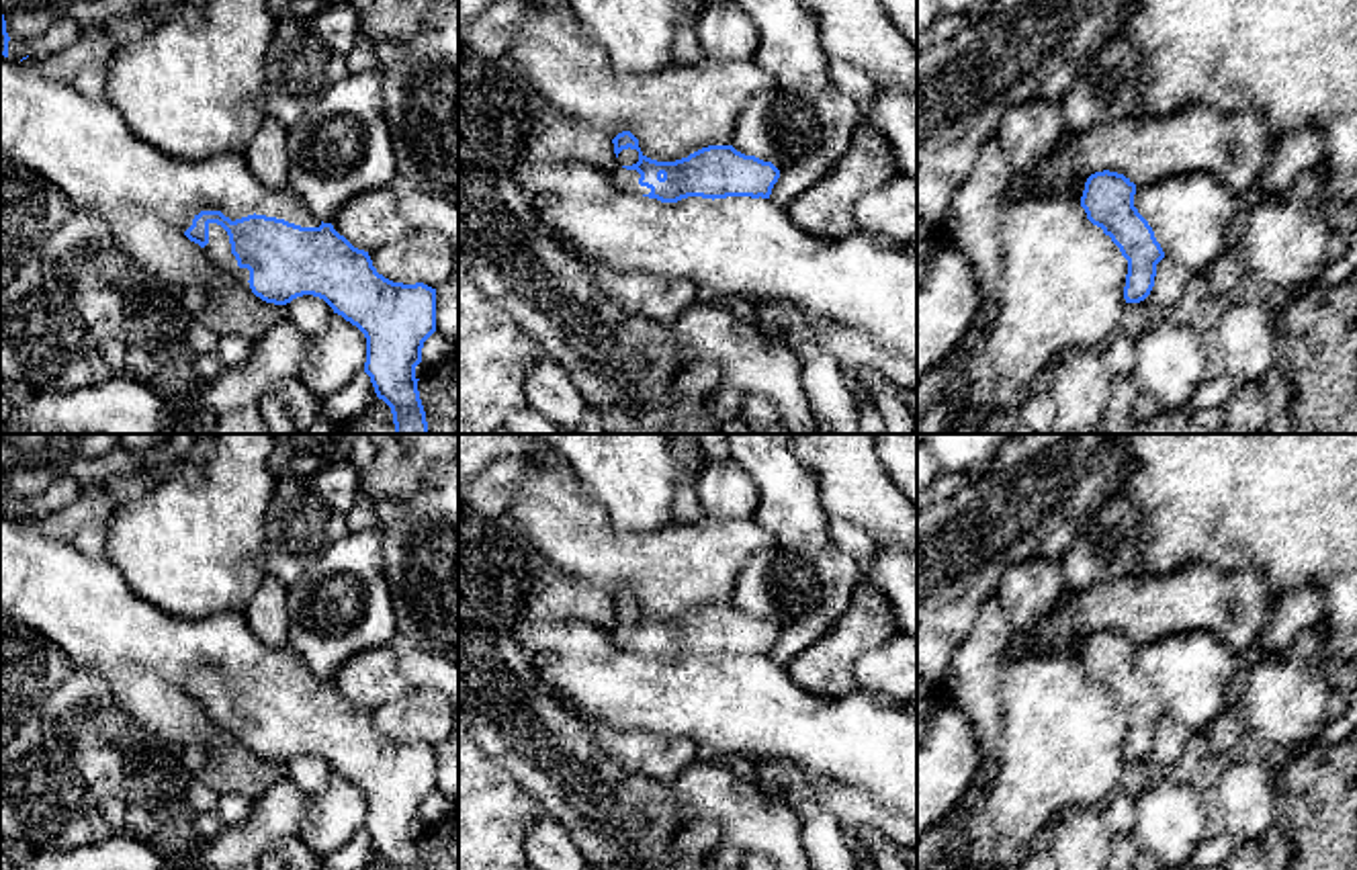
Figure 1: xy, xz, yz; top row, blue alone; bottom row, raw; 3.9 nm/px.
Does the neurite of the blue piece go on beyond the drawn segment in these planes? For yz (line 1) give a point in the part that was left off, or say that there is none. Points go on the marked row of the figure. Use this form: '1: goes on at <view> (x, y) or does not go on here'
1: does not go on here

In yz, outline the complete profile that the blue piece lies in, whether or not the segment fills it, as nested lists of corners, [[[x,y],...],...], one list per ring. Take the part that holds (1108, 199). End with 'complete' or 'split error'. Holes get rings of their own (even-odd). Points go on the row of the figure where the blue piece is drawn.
[[[1095,172],[1087,178],[1081,207],[1087,219],[1101,227],[1128,260],[1126,303],[1144,301],[1165,258],[1148,221],[1134,207],[1136,184],[1118,172]]] | complete

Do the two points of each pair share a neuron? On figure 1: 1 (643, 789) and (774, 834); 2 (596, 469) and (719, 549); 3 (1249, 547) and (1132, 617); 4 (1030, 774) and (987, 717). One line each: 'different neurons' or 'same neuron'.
1: same neuron
2: different neurons
3: different neurons
4: different neurons

